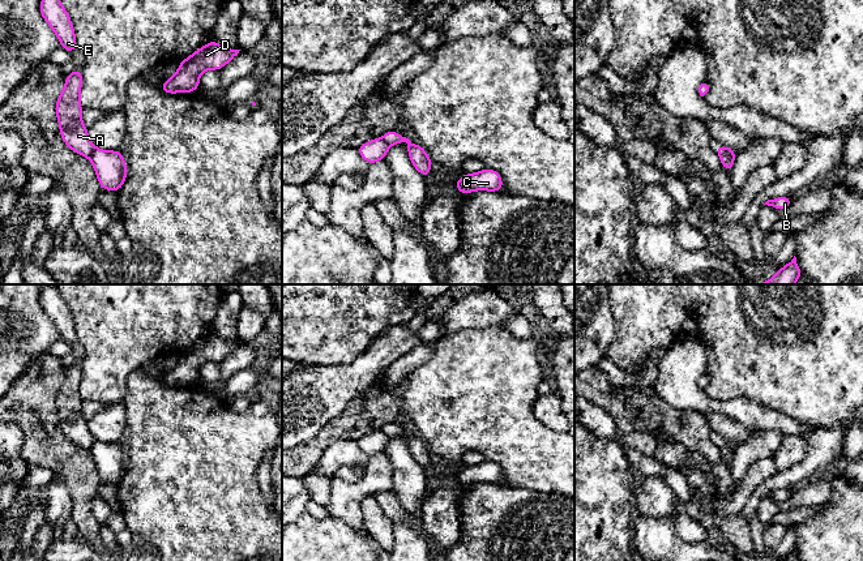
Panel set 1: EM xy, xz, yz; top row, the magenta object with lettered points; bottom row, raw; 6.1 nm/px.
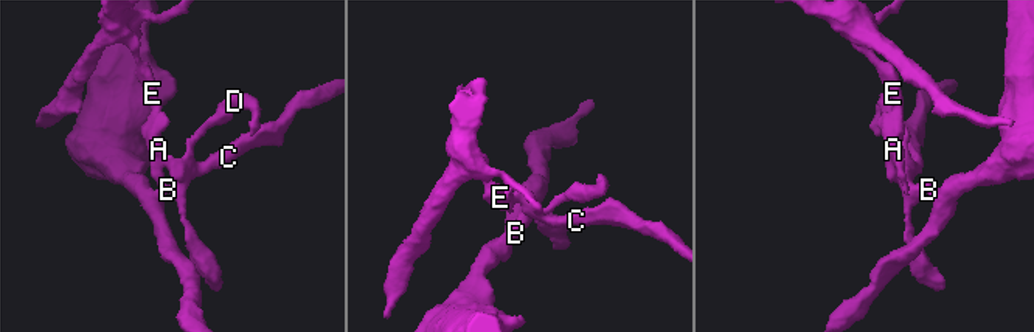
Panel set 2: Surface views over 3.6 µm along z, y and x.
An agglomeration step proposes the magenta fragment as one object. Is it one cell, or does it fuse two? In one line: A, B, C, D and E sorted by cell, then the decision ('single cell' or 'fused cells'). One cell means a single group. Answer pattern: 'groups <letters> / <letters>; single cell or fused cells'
groups A E / B C D; fused cells

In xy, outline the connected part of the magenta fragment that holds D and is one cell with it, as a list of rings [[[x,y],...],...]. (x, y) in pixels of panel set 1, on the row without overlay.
[[[210,333],[206,338],[195,343],[189,350],[180,354],[178,364],[159,381],[163,385],[191,385],[200,380],[198,368],[204,363],[221,363],[240,342],[231,342]]]

